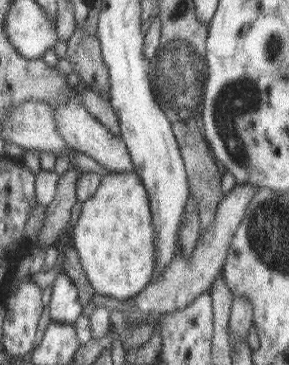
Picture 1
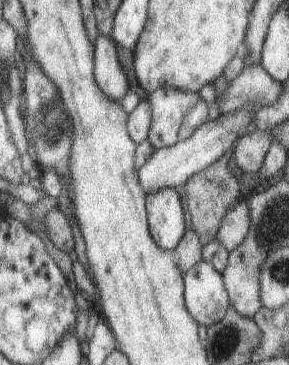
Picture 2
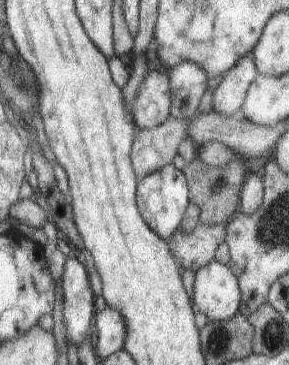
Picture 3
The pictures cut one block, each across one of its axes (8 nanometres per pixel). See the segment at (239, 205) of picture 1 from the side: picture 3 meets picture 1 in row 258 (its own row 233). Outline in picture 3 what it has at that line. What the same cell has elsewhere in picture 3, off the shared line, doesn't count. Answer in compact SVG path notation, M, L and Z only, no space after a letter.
M197 224L189 234L181 228L173 232L171 236L171 254L183 264L185 270L197 272L205 264L215 260L217 248L227 238L227 226L209 226L209 224Z

